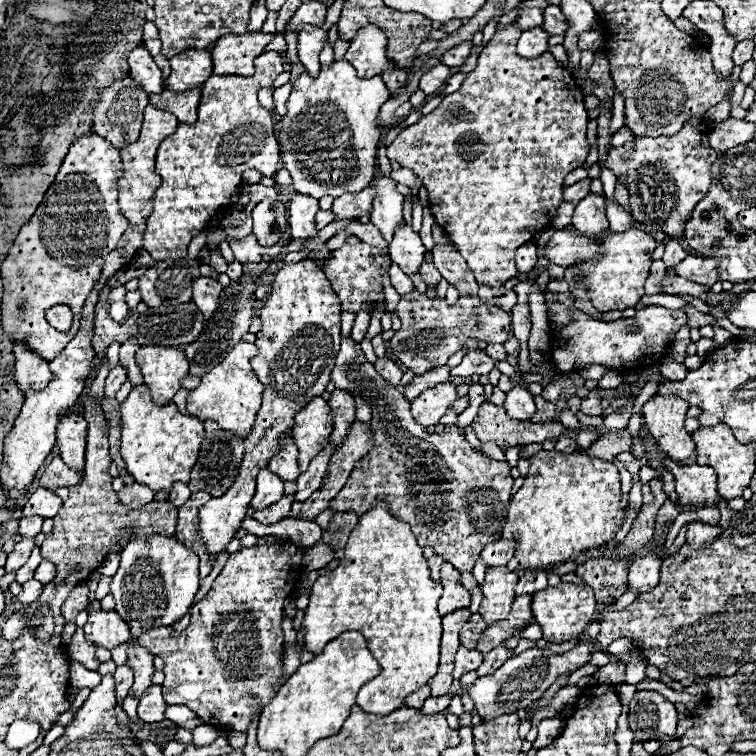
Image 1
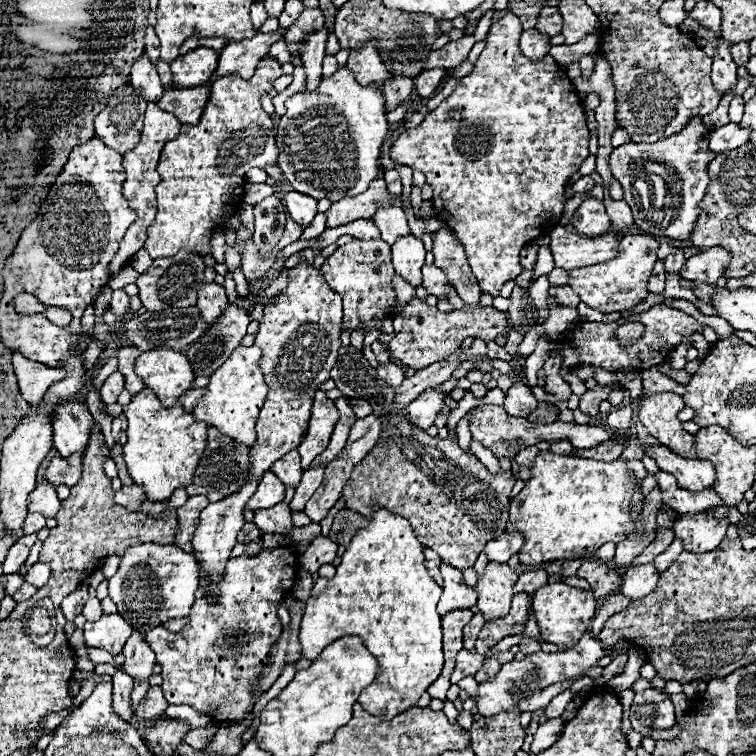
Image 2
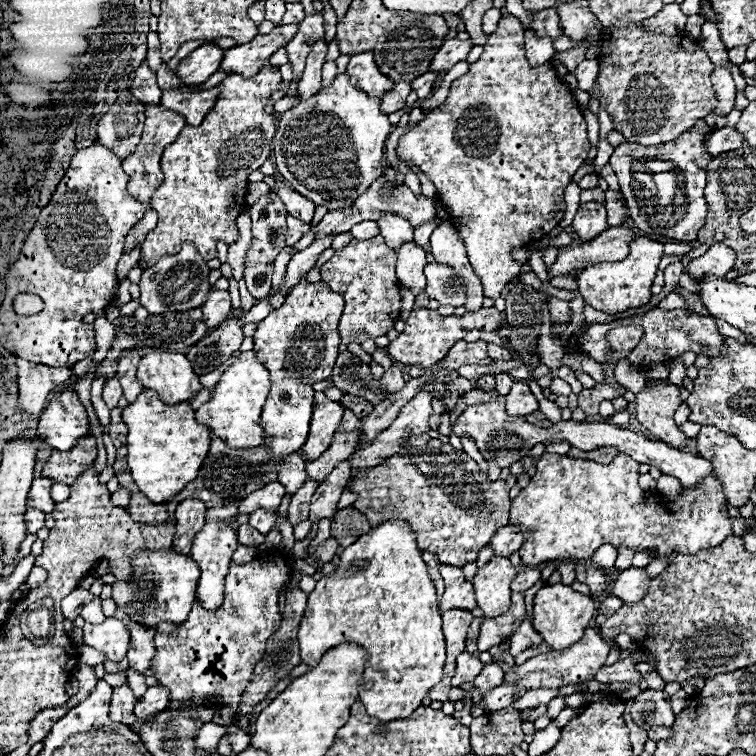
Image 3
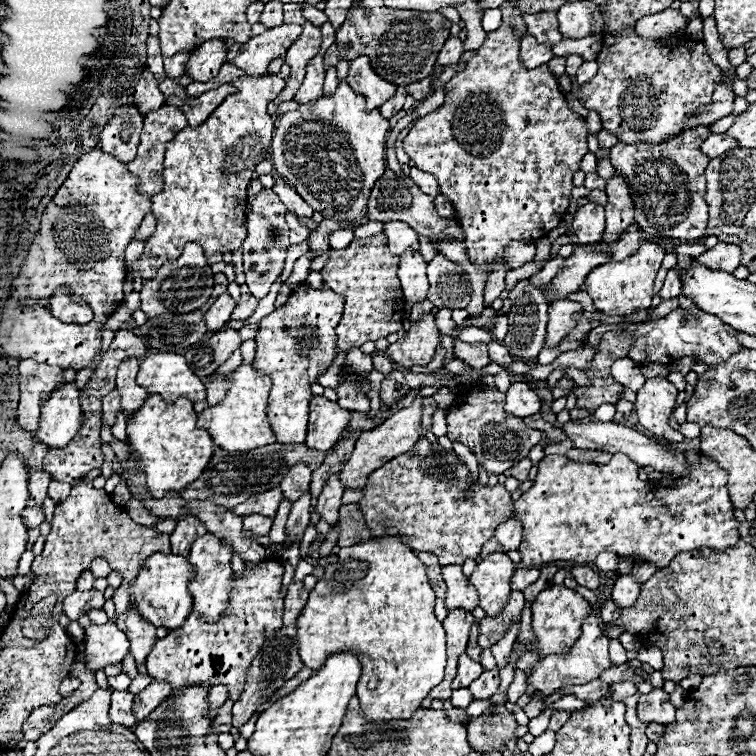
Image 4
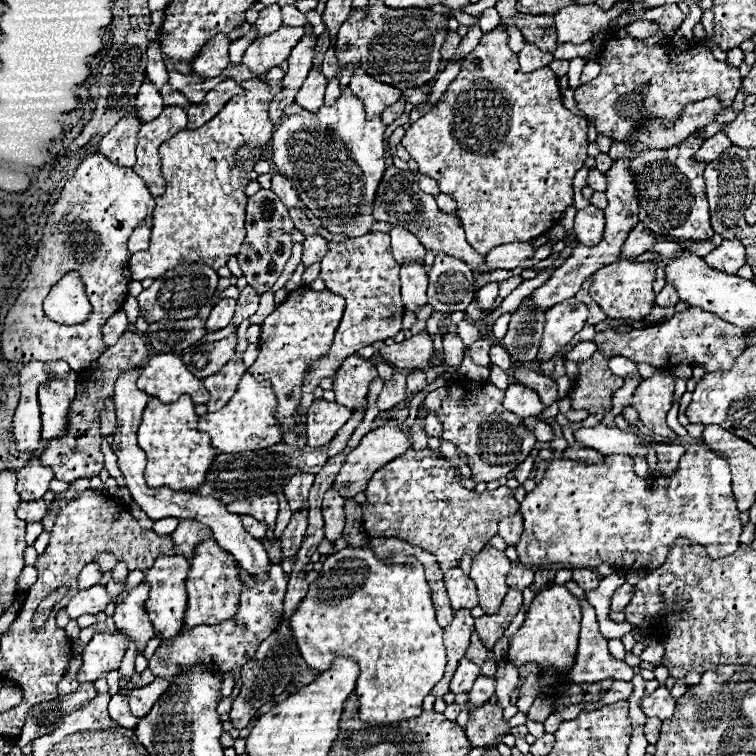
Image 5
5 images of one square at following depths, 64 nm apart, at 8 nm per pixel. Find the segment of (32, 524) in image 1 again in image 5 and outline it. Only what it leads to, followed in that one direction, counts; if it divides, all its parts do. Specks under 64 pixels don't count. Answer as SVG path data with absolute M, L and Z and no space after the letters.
M44 500L40 502L22 502L18 516L26 522L42 522L42 518L46 516L46 504Z

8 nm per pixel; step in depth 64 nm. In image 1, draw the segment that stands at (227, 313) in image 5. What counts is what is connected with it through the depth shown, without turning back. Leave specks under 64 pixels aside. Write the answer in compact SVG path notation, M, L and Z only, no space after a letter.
M200 276L192 284L192 302L198 306L198 310L206 318L210 318L210 314L214 314L214 310L216 310L220 292L222 292L222 286L214 278Z

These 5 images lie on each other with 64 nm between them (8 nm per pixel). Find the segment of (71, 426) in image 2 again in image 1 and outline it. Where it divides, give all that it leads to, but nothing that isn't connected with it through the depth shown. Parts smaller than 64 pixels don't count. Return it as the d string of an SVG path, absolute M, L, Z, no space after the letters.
M72 412L68 414L68 418L64 418L64 422L60 422L58 434L60 458L80 474L84 474L86 460L86 430L88 424L80 412Z

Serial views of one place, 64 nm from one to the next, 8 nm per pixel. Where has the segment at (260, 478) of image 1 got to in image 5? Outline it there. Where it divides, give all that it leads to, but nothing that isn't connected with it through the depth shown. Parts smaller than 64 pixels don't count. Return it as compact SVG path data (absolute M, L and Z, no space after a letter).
M276 494L256 495L244 500L236 500L234 504L228 506L228 510L236 512L236 514L250 514L250 516L266 522L268 524L268 538L274 540L272 530L274 530L274 522L276 522L276 516L278 516L278 498L276 498Z

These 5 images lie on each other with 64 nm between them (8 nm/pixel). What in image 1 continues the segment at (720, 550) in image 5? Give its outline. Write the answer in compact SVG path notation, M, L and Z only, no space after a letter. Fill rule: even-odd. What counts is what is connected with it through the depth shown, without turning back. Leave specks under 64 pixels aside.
M540 450L530 456L530 470L528 476L524 478L524 486L510 500L508 520L504 524L502 538L518 542L514 558L518 558L520 566L526 570L566 562L570 556L584 552L592 546L598 546L602 542L610 542L614 538L624 520L624 510L618 508L620 498L622 498L620 476L612 462L588 456L586 452L580 450L572 454ZM692 522L686 526L688 534L686 534L686 542L690 546L696 548L704 548L708 544L712 544L714 538L722 536L722 528L720 526L710 526L710 524L702 524L702 522Z

